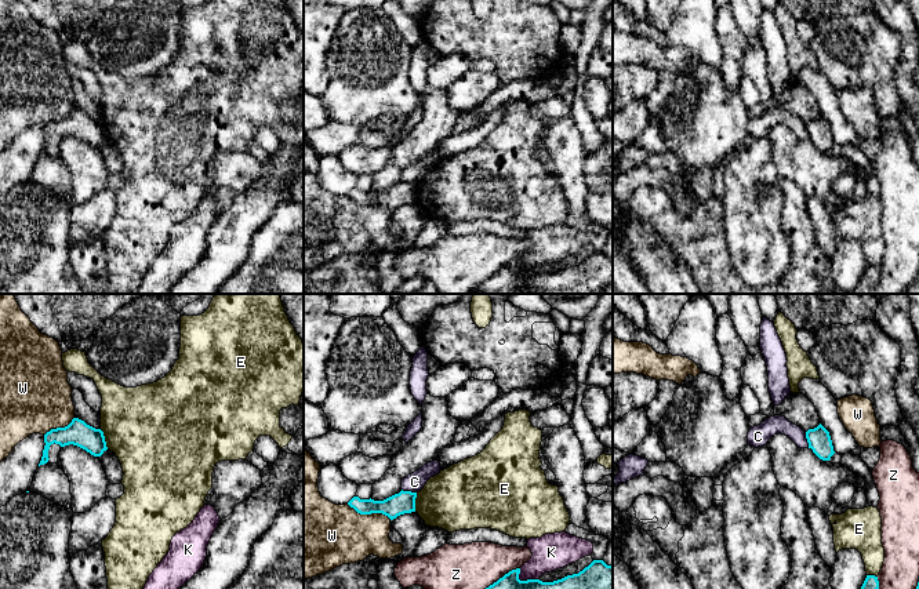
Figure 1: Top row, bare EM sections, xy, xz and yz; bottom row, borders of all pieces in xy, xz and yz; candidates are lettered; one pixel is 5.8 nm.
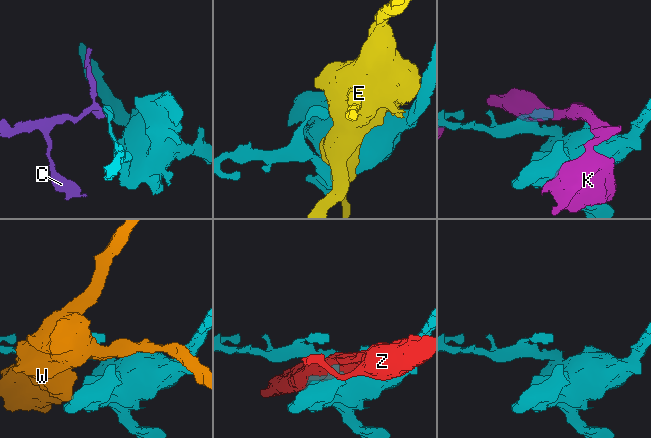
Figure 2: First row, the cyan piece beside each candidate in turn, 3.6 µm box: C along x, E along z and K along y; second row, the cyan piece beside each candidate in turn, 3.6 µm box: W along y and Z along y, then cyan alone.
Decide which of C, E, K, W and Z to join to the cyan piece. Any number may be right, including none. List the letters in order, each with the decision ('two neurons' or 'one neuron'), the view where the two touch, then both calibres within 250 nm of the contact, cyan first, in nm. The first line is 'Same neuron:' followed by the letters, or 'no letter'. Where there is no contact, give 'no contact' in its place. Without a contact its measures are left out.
Same neuron: no letter
C: two neurons; contact in yz; calibres 140 and 110 nm
E: two neurons; contact in xy; calibres 150 and 460 nm
K: two neurons; contact in xz; calibres 260 and 220 nm
W: two neurons; contact in xz; calibres 130 and 360 nm
Z: two neurons; contact in xz; calibres 260 and 360 nm

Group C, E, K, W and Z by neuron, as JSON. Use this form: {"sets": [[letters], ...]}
{"sets": [["C"], ["E"], ["K"], ["W"], ["Z"]]}

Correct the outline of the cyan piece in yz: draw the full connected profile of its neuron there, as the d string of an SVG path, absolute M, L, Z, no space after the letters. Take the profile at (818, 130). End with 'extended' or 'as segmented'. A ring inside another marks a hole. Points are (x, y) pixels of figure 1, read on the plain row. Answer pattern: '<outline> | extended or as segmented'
M820 114L806 123L809 139L822 152L829 152L835 145L829 123Z | as segmented

